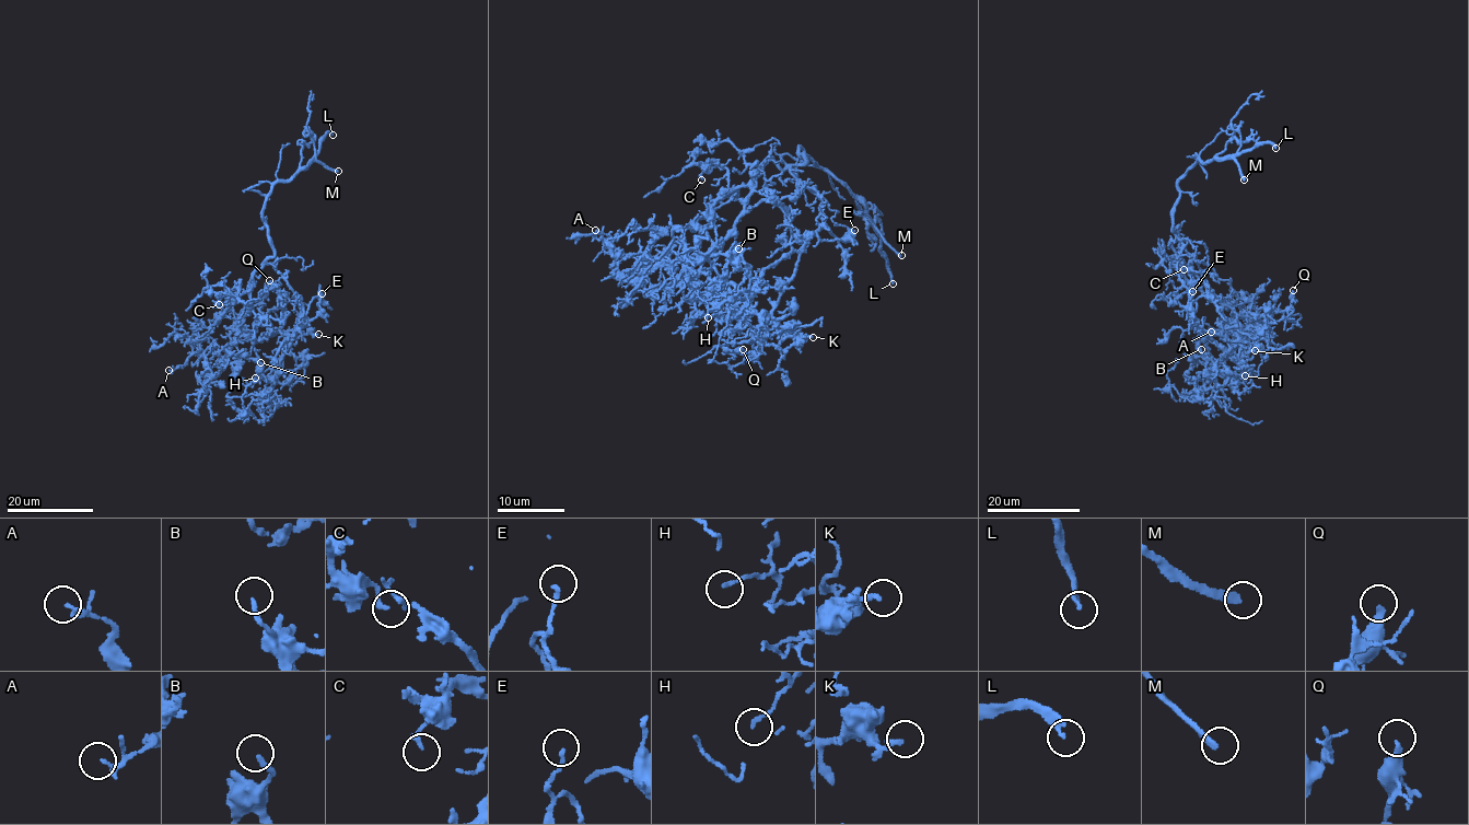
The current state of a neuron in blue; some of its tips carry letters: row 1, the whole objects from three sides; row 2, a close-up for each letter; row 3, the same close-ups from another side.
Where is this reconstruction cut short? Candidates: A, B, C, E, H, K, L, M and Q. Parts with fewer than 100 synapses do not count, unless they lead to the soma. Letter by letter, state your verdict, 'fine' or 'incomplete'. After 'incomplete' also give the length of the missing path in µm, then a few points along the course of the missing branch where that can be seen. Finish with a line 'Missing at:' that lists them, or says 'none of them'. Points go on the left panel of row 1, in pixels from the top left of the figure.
A: fine
B: fine
C: fine
E: fine
H: fine
K: fine
L: incomplete | 300 µm | (333, 135), (356, 152), (175, 302), (187, 399), (146, 461), (28, 466)
M: incomplete | 20 µm | (338, 171), (357, 173), (369, 185), (371, 227)
Q: fine
Missing at: L, M

